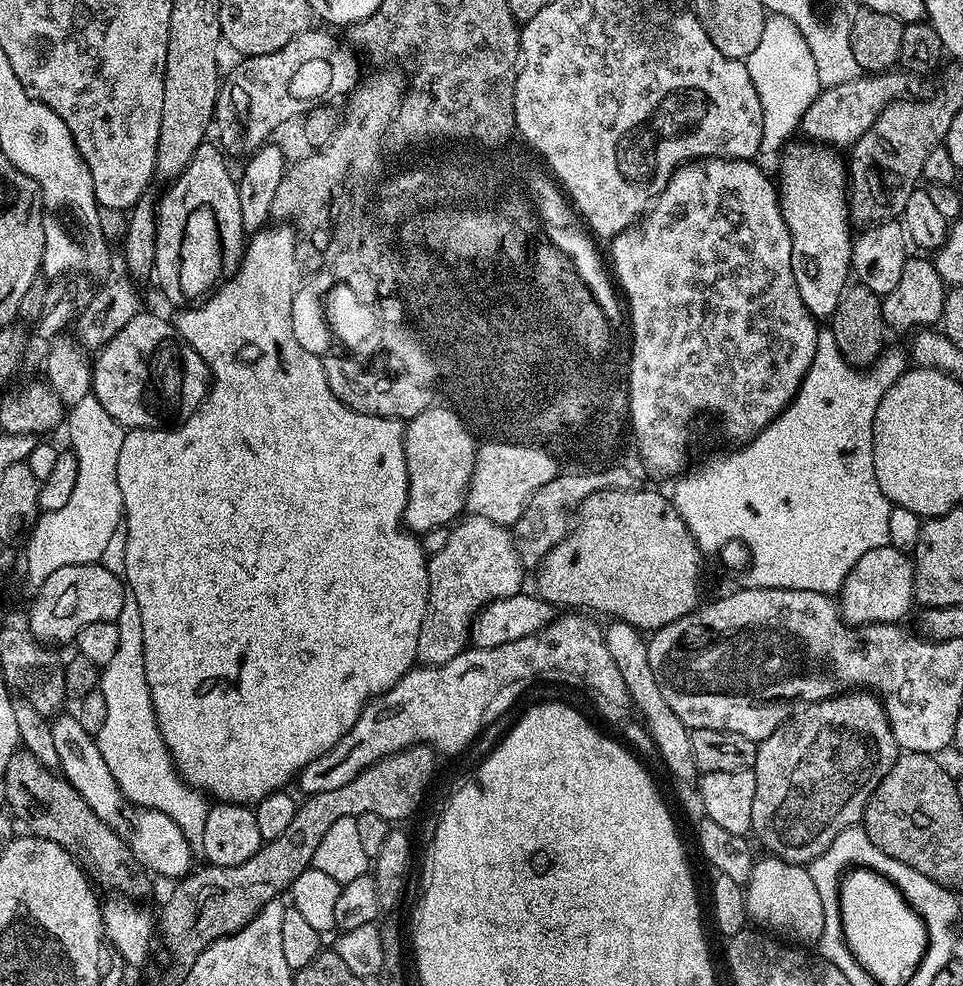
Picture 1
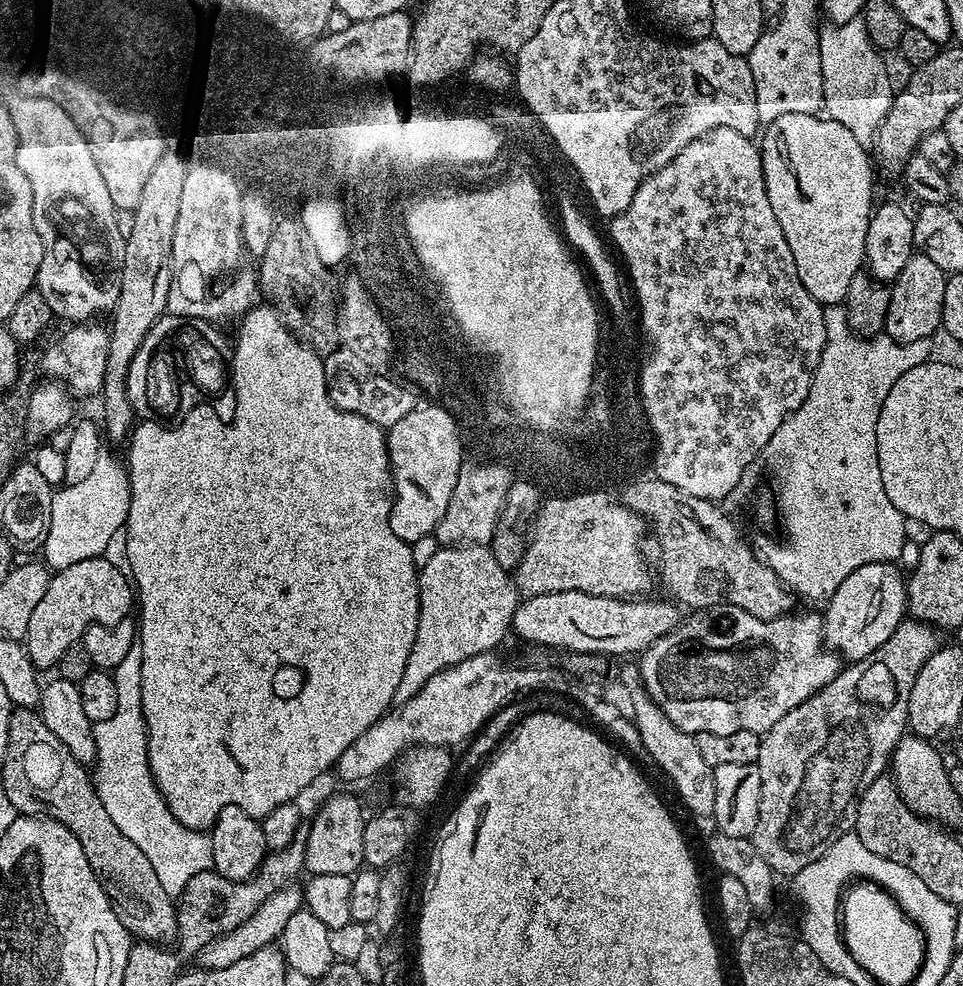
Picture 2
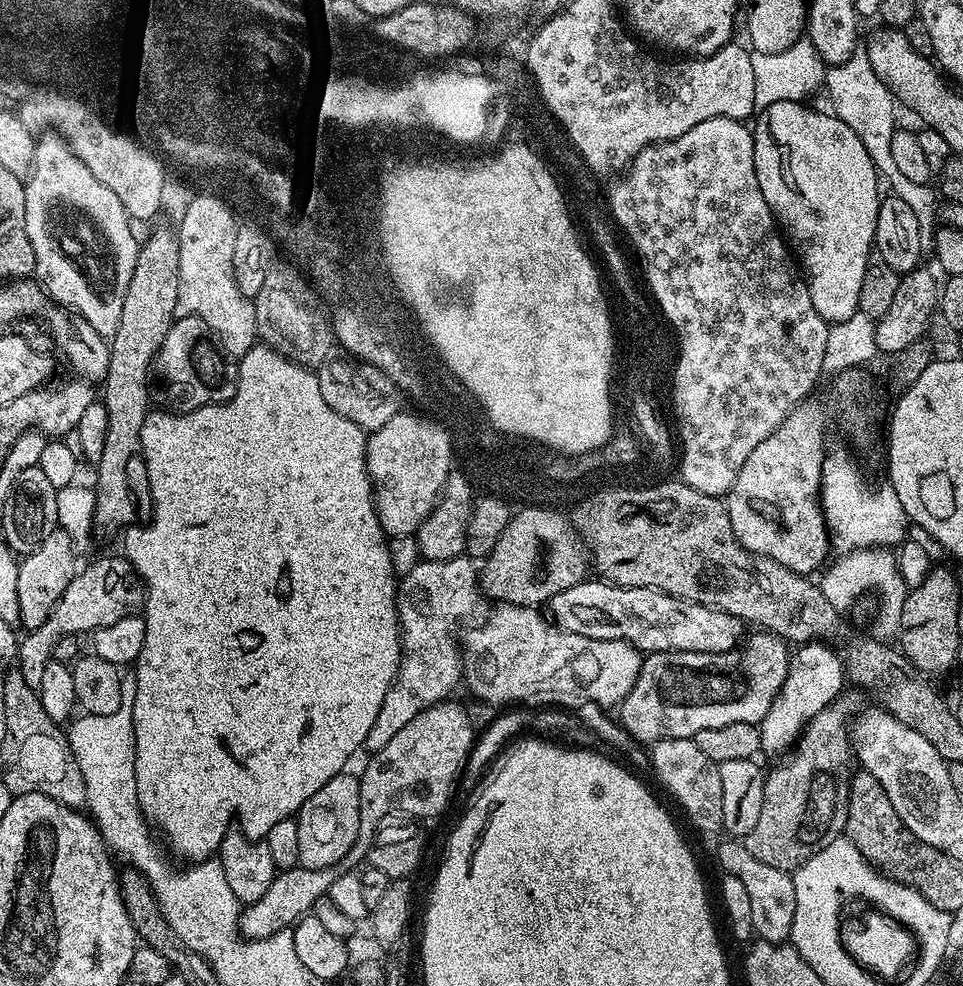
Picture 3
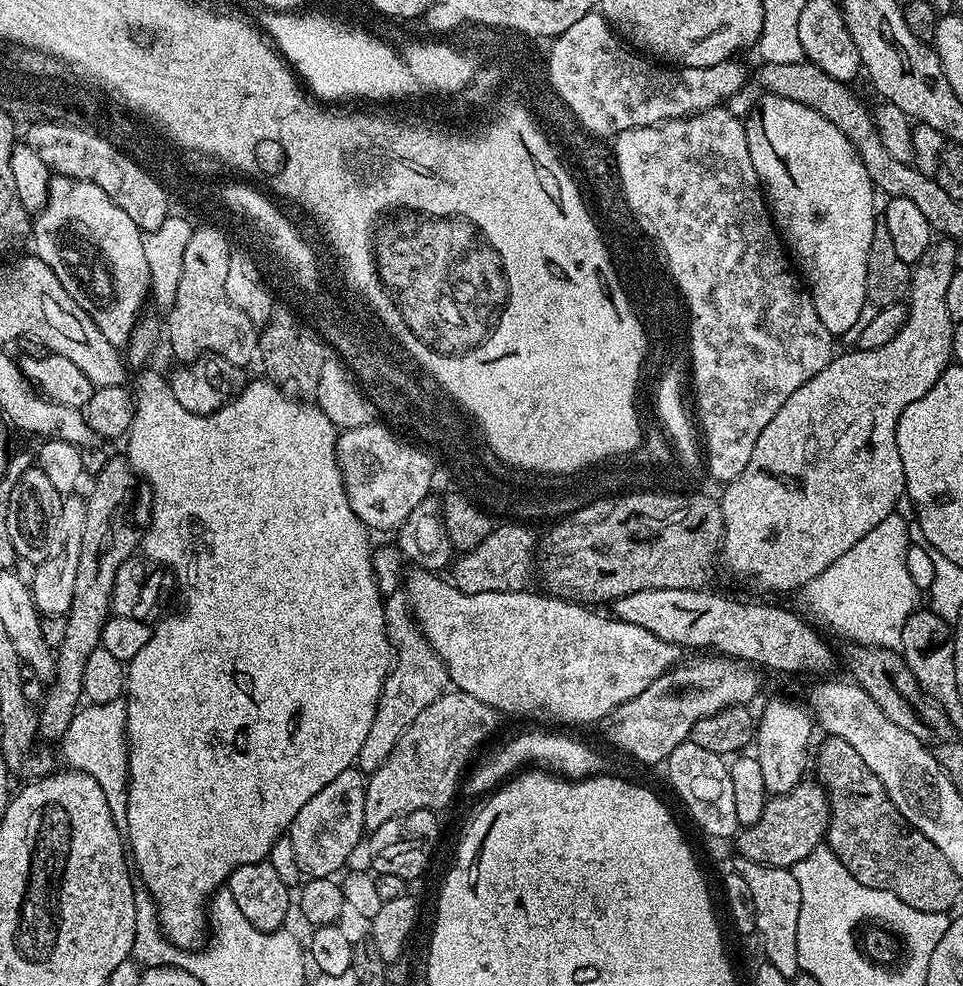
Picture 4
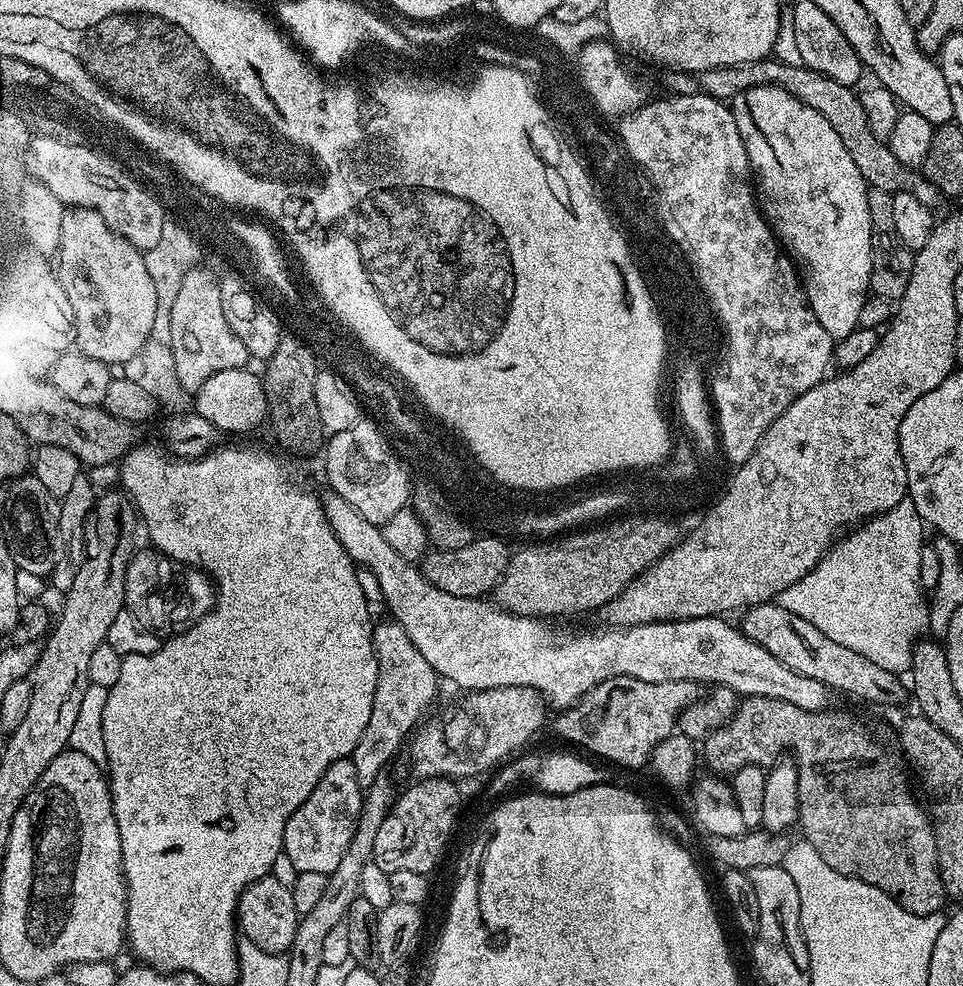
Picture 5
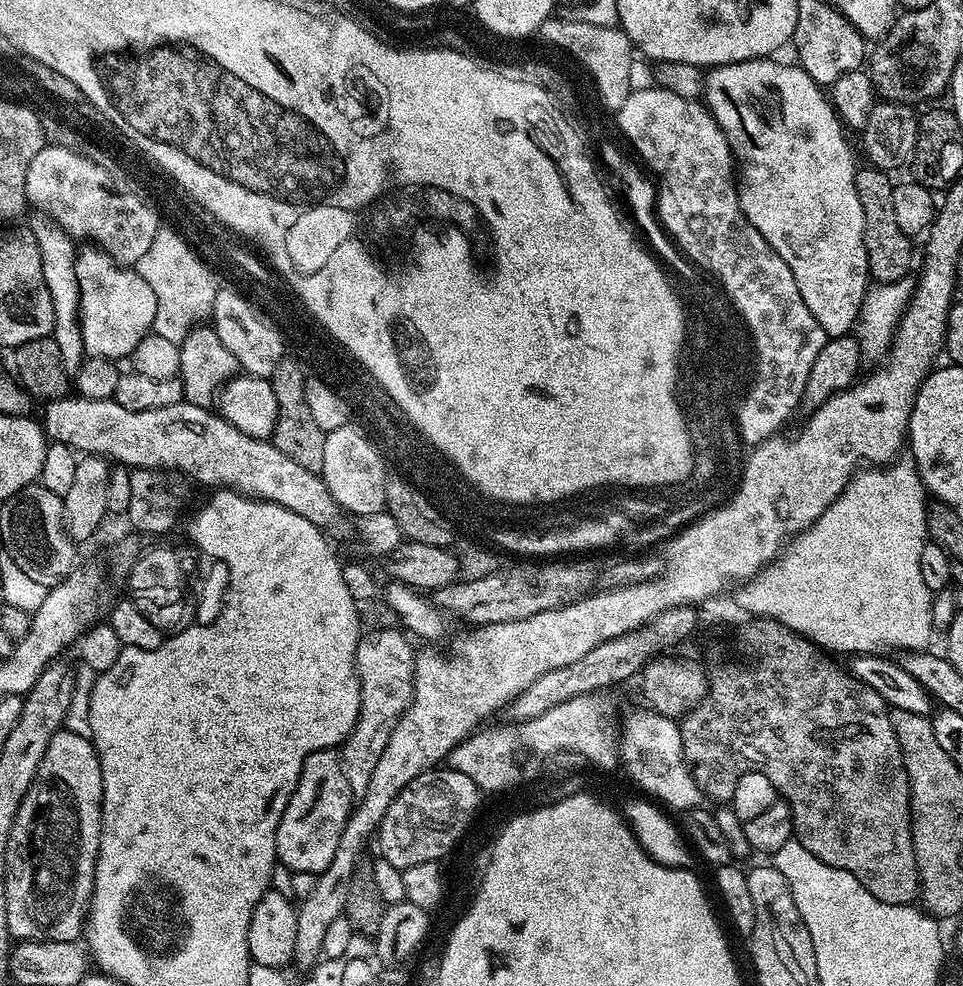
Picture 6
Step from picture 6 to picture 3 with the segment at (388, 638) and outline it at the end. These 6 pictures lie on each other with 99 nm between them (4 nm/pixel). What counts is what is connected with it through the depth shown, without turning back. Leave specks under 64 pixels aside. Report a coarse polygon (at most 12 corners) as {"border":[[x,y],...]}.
{"border":[[465,554],[396,585],[400,668],[364,748],[379,753],[462,680],[452,627],[482,601]]}

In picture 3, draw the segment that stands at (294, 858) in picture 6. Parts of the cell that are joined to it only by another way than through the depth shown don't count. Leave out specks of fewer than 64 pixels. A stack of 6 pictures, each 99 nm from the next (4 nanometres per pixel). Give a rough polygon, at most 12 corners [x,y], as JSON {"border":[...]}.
{"border":[[339,772],[301,806],[299,865],[332,867],[358,837],[359,784]]}

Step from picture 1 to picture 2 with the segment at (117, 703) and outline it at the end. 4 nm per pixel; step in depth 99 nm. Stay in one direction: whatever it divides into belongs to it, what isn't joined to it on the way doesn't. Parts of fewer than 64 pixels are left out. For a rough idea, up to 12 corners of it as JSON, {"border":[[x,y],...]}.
{"border":[[142,646],[111,677],[118,710],[94,728],[94,783],[118,830],[179,898],[212,868],[152,777]]}

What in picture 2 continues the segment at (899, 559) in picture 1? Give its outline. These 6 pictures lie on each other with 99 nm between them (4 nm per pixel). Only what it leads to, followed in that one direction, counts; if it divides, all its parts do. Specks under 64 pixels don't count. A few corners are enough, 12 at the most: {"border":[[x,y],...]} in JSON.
{"border":[[895,563],[858,566],[823,605],[824,643],[866,658],[906,619]]}

